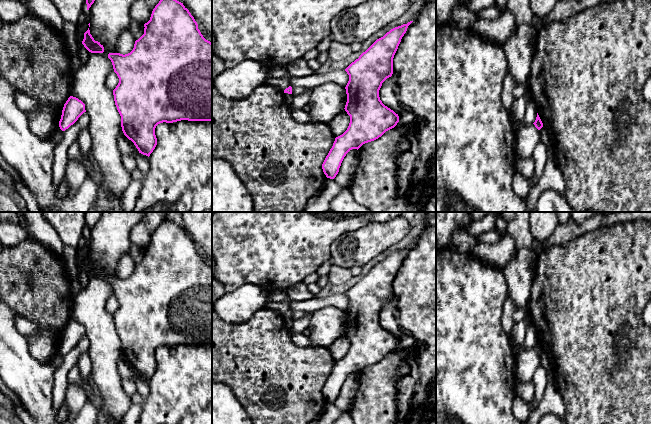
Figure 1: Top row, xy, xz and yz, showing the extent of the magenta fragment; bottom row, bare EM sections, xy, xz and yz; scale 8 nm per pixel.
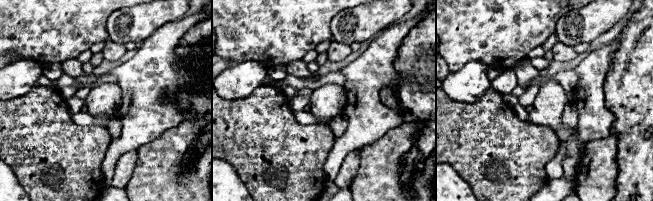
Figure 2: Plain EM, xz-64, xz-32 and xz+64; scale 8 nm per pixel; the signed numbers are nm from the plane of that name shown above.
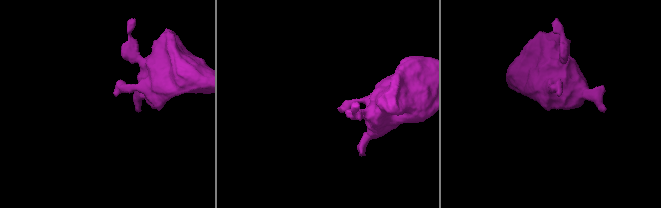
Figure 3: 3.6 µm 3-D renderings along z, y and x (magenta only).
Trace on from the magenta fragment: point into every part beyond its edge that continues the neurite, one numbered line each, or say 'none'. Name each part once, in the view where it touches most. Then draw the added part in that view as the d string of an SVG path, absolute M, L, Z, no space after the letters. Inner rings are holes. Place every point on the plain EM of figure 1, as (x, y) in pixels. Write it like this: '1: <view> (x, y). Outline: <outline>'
none

